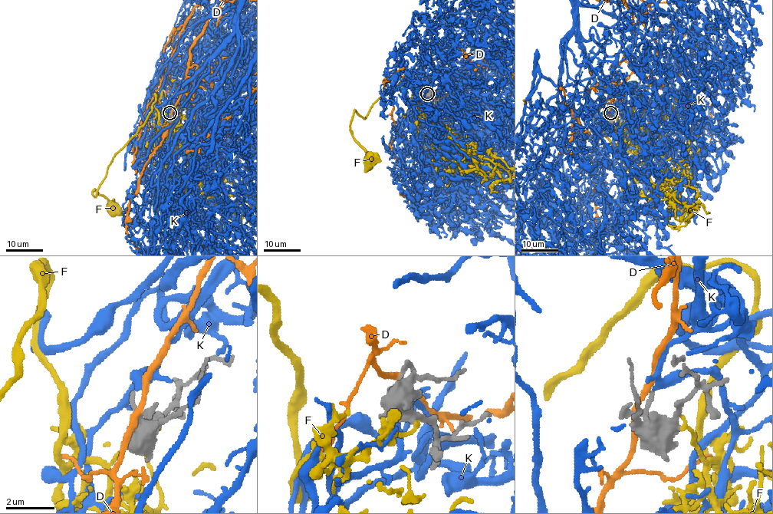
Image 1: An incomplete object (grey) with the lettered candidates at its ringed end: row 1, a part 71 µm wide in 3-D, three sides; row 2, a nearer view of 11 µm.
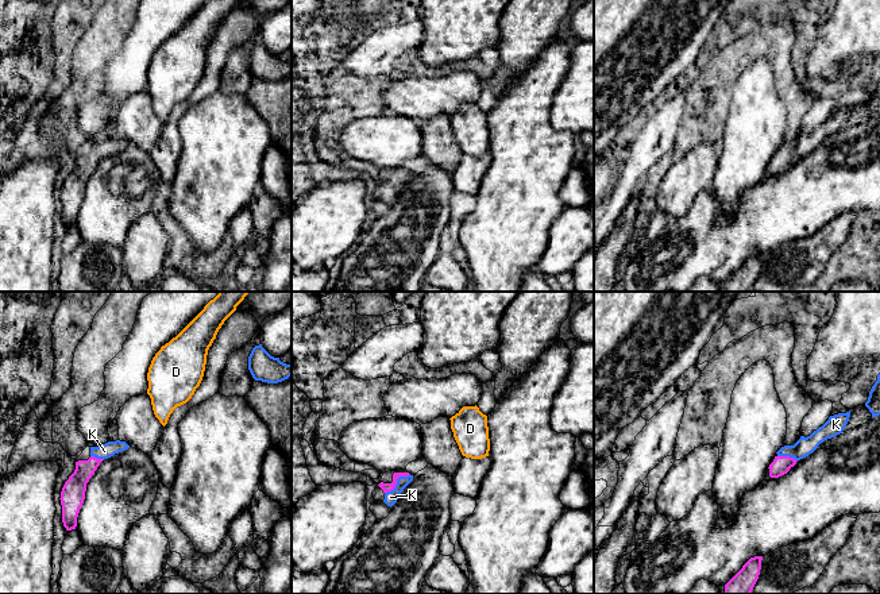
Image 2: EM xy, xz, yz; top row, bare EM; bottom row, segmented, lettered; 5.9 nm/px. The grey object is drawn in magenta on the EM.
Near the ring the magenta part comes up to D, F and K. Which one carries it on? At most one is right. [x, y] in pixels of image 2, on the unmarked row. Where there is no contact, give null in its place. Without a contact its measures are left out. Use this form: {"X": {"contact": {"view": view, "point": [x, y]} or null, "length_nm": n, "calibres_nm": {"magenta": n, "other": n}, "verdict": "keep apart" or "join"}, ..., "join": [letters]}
{"D": {"contact": null, "verdict": "keep apart"}, "F": {"contact": null, "verdict": "keep apart"}, "K": {"contact": {"view": "xz", "point": [396, 180]}, "length_nm": 190, "calibres_nm": {"magenta": 50, "other": 80}, "verdict": "join"}, "join": ["K"]}

